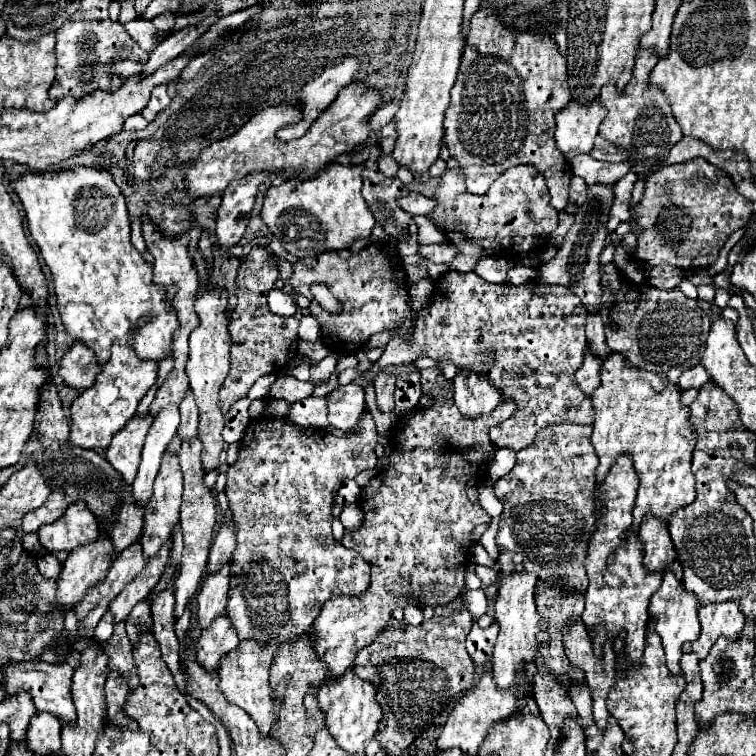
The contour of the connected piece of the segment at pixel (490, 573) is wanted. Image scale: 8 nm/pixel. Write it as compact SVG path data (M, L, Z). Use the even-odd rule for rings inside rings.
M476 565L475 571L482 581L481 588L484 590L487 589L487 587L490 587L493 584L493 581L497 580L498 574L487 566Z

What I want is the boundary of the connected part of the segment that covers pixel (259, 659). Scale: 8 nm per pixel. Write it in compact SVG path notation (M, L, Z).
M241 641L237 649L227 655L227 661L223 661L219 669L219 677L221 677L219 689L223 691L229 703L241 707L247 715L251 715L263 737L269 737L273 733L273 725L277 721L275 713L279 711L281 705L281 691L277 701L273 701L273 691L269 687L269 667L275 659L275 653L277 653L275 645L267 645L267 649L259 649L255 641Z

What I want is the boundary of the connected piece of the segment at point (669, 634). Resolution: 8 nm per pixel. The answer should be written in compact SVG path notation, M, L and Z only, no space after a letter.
M665 573L663 575L663 583L659 587L659 591L653 593L651 603L649 603L649 617L653 619L653 631L661 637L665 655L667 655L667 669L671 675L681 673L679 661L681 661L681 647L687 641L695 641L699 637L699 619L697 619L697 605L695 605L695 597L691 597L691 593L687 593L681 583L677 581L677 577L673 573Z

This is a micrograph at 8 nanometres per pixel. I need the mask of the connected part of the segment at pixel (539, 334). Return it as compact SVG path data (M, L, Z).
M447 271L435 281L427 315L415 315L415 333L411 337L411 343L405 343L401 337L393 337L369 371L381 373L389 365L407 365L417 357L431 357L437 363L449 361L457 369L475 371L501 391L503 401L513 401L517 405L515 413L509 419L489 429L489 437L495 447L511 447L519 451L529 447L535 435L545 427L557 423L593 425L595 413L591 399L585 397L575 383L575 371L583 365L587 351L585 319L587 309L583 309L579 297L575 297L575 293L563 285L543 285L537 279L523 285L493 285L477 277L473 271Z

